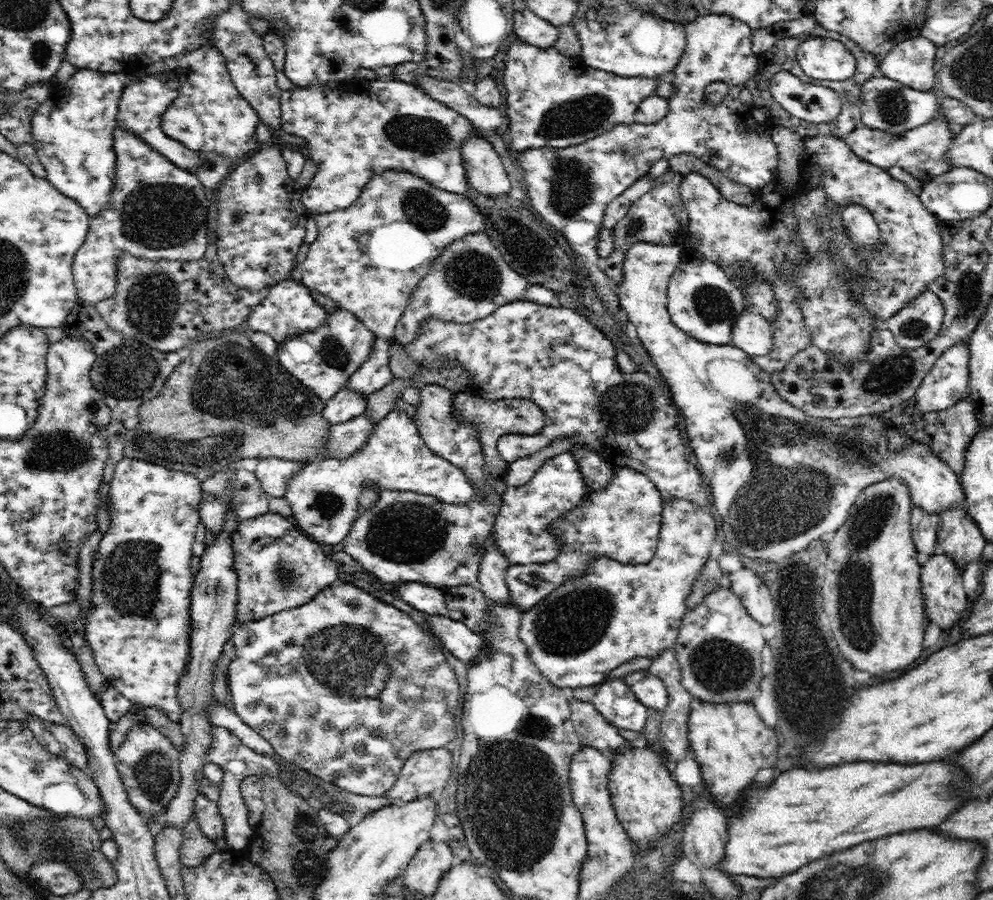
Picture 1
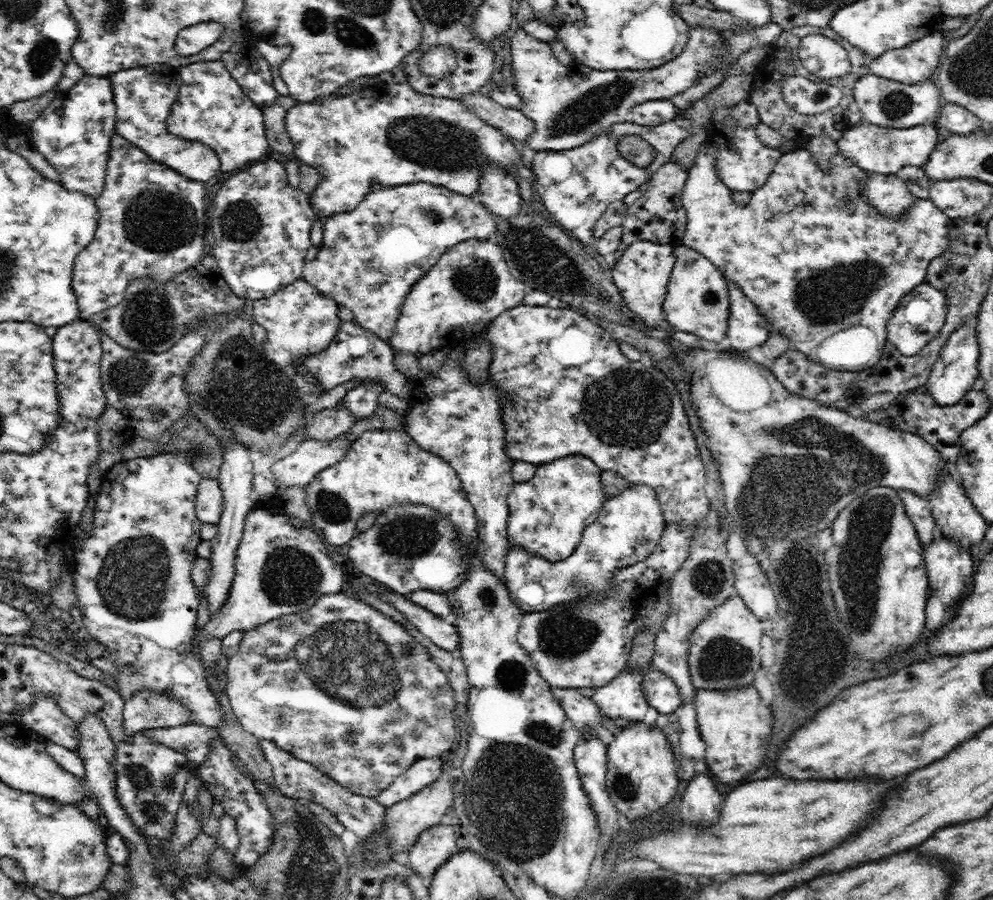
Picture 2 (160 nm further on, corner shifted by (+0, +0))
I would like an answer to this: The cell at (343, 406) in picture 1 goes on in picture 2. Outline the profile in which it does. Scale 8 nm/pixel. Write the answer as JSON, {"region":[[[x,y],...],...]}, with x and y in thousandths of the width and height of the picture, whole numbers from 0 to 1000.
{"region":[[[330,453],[309,462],[307,482],[309,487],[318,489],[334,489],[338,484],[351,480],[360,464],[350,453]]]}

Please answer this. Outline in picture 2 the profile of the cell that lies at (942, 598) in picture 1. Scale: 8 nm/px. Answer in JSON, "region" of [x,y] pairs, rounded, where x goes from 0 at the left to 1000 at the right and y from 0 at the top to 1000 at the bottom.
{"region":[[[949,596],[930,613],[937,658],[957,673],[967,667],[973,642],[981,636],[977,611]]]}

